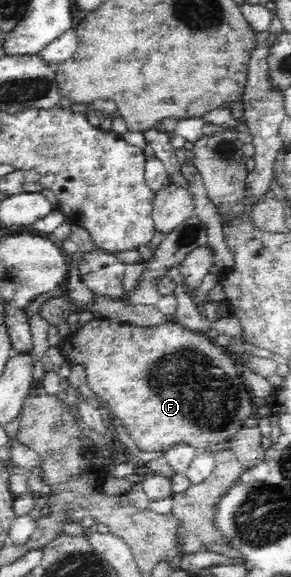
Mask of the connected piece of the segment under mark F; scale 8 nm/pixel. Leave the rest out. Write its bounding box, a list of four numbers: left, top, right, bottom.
[59,318,256,452]

